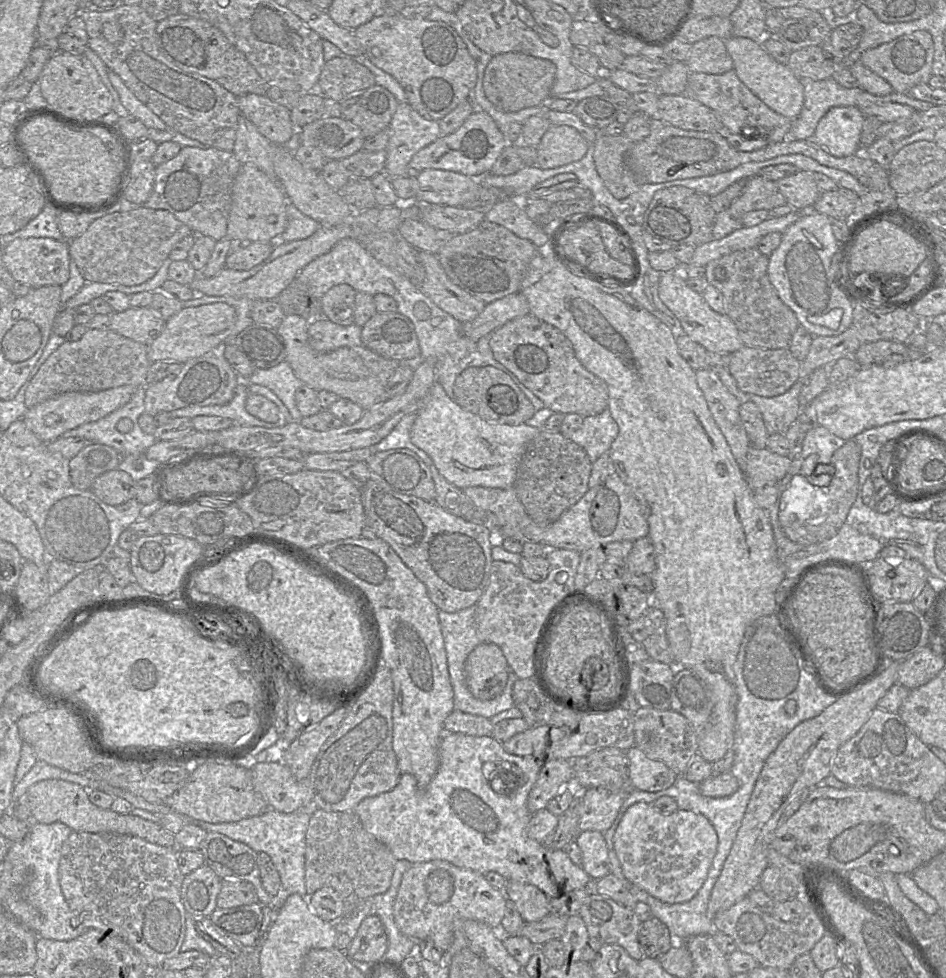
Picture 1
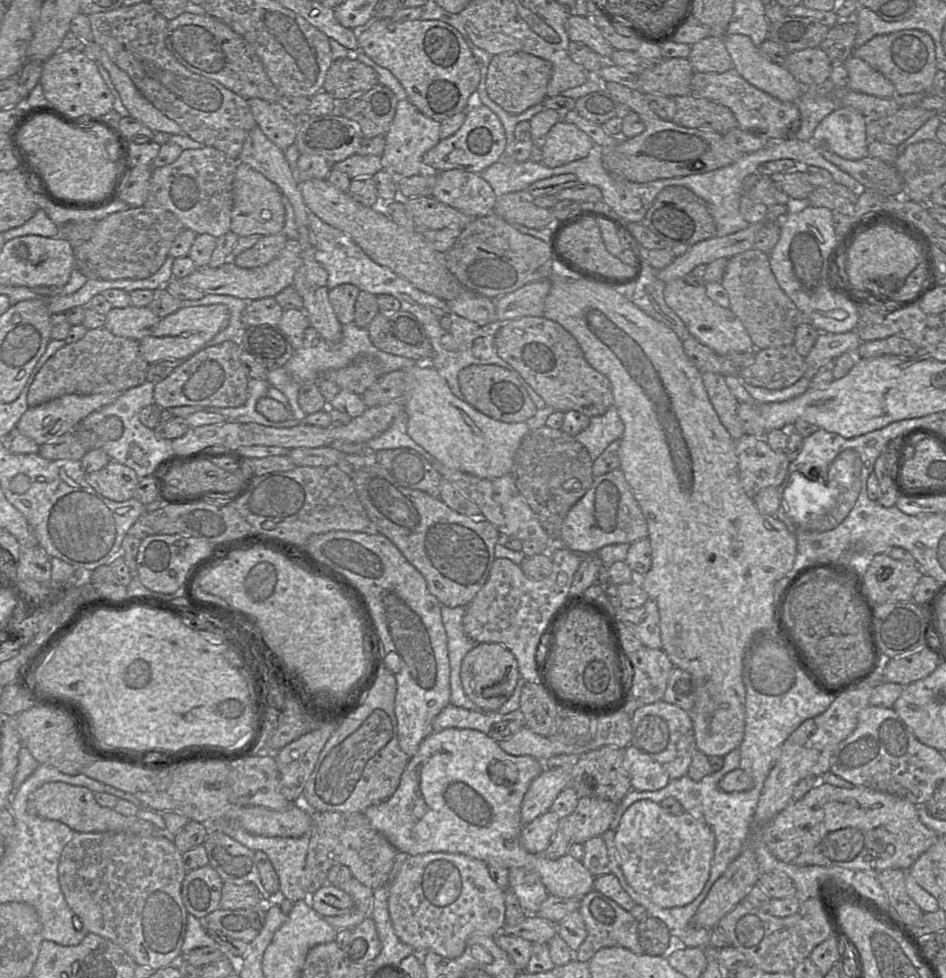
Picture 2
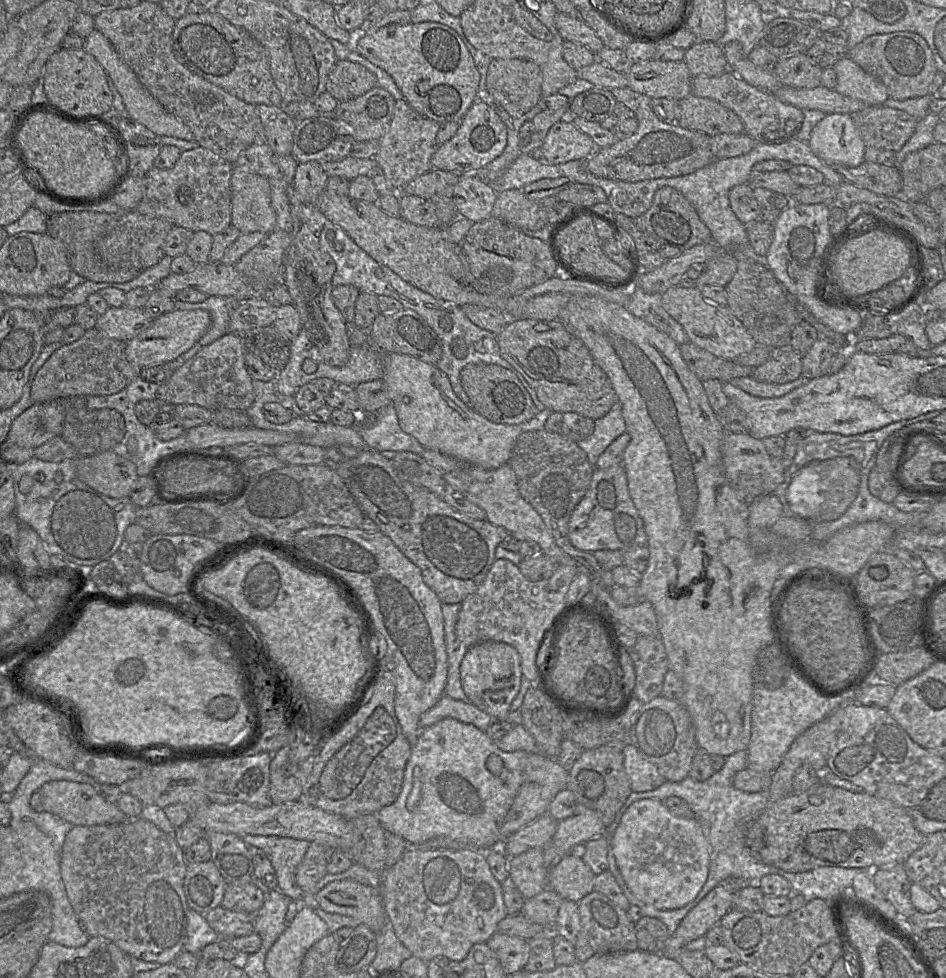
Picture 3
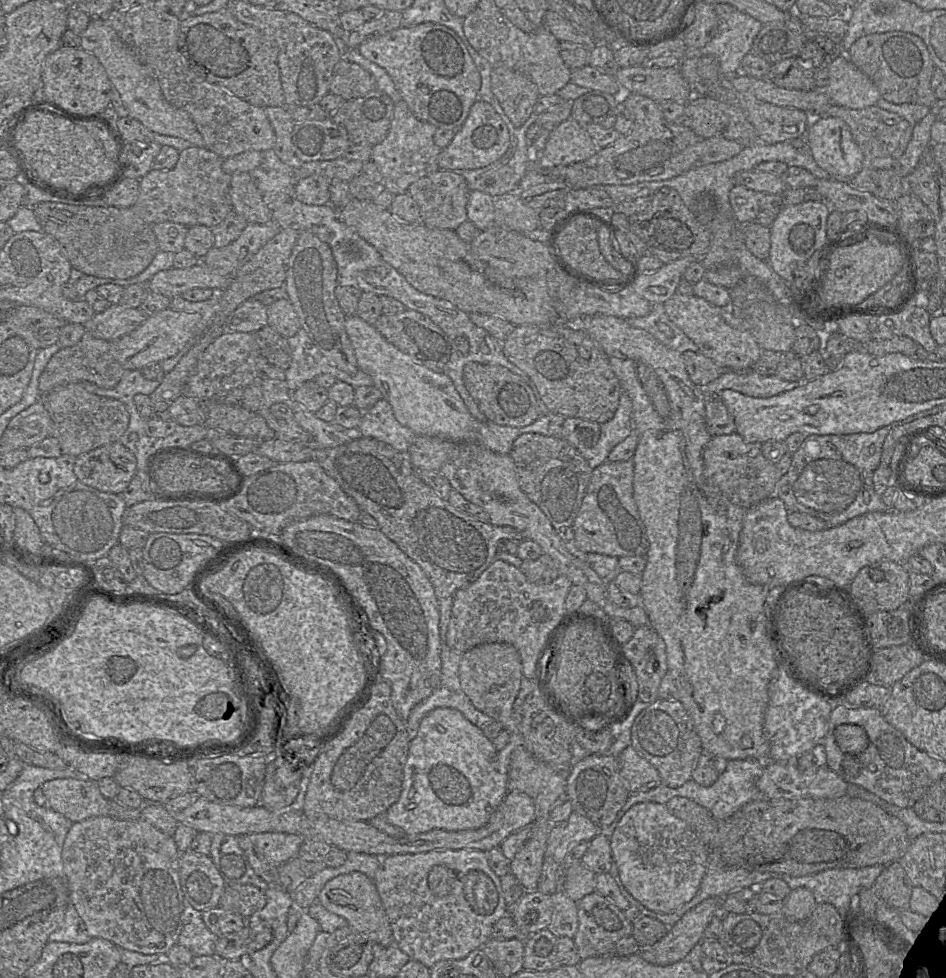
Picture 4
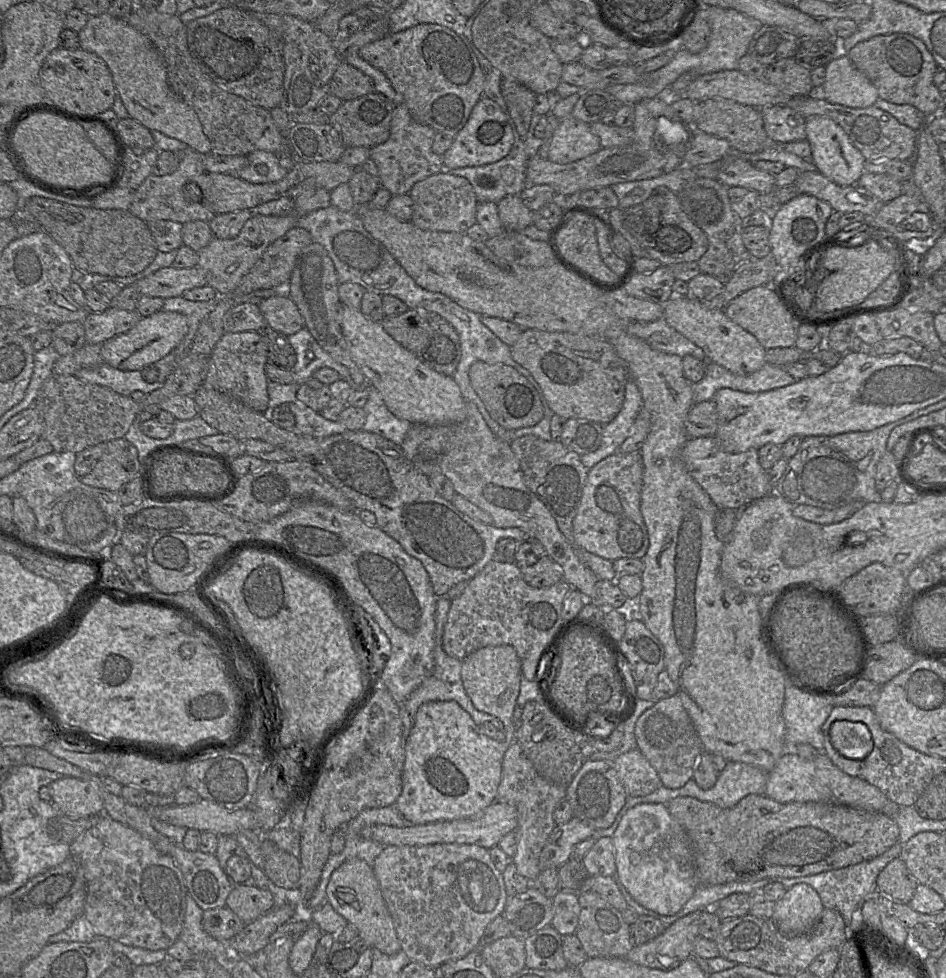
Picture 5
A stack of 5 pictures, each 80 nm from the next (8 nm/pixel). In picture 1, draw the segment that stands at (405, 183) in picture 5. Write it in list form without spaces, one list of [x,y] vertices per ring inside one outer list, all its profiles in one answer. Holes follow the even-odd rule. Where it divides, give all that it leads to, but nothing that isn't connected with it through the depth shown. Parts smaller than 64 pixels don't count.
[[[399,103],[388,127],[389,141],[386,147],[384,172],[390,177],[407,176],[410,174],[409,163],[420,149],[434,142],[441,136],[439,122],[422,117],[408,103]]]

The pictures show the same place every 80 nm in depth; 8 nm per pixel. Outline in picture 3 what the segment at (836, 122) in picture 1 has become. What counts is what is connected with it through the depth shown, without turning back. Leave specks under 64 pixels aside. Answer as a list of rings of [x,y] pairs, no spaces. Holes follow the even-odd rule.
[[[827,114],[813,128],[808,145],[827,165],[854,168],[864,162],[866,146],[849,114]]]

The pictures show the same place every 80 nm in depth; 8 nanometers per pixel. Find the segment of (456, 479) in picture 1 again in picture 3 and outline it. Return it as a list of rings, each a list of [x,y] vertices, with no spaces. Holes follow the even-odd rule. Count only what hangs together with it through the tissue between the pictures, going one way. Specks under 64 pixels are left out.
[[[381,351],[381,356],[382,380],[403,432],[417,439],[425,449],[436,450],[484,469],[497,469],[508,463],[516,441],[523,433],[521,425],[493,423],[465,405],[454,393],[448,377],[435,365],[422,362],[406,354]]]

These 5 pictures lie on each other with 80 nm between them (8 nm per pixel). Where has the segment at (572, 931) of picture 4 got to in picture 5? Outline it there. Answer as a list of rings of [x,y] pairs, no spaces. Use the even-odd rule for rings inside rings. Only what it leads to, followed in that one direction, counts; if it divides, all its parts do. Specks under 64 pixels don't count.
[[[560,889],[552,901],[554,916],[551,925],[561,936],[575,934],[580,913],[578,892]]]

